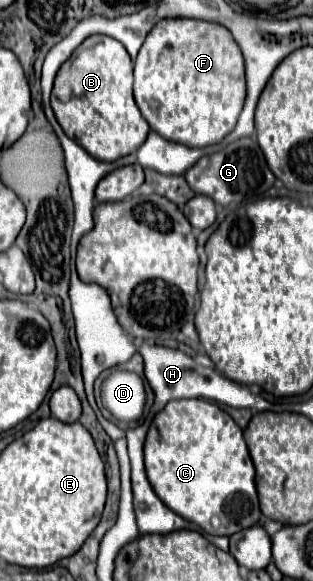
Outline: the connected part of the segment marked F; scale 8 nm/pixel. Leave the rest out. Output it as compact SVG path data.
M166 18L148 32L134 62L134 98L150 128L162 138L194 148L218 144L236 126L244 96L244 60L228 28L194 18Z

